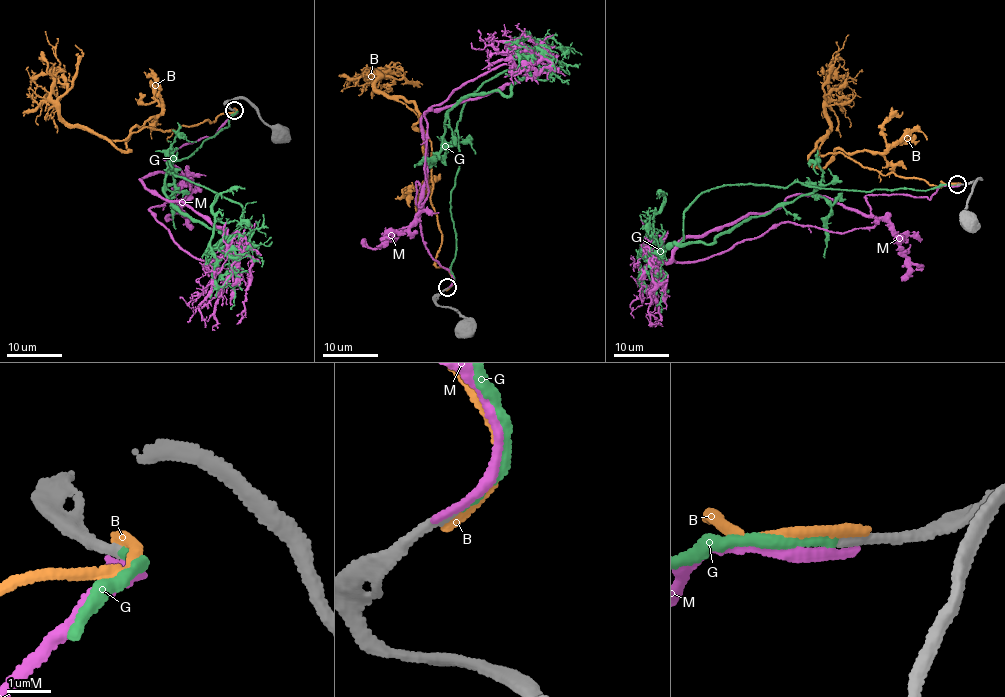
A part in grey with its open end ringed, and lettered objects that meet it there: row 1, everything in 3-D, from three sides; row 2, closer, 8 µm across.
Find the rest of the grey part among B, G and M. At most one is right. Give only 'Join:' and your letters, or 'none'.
Join: G

